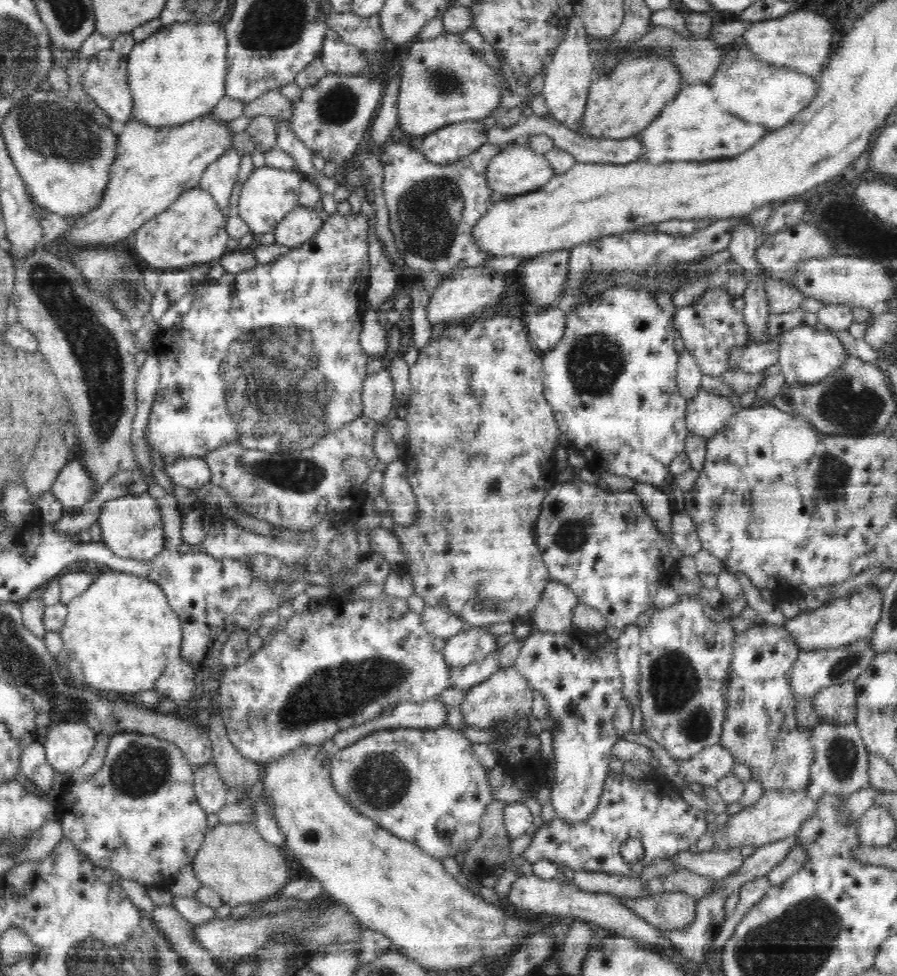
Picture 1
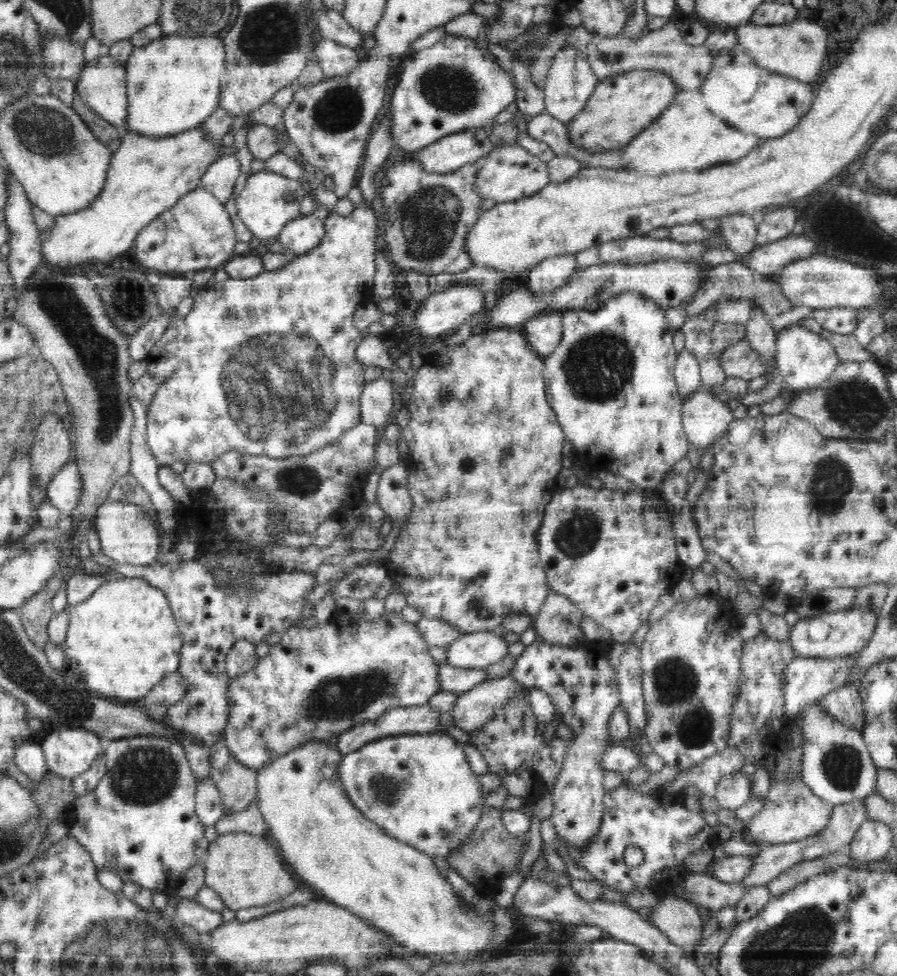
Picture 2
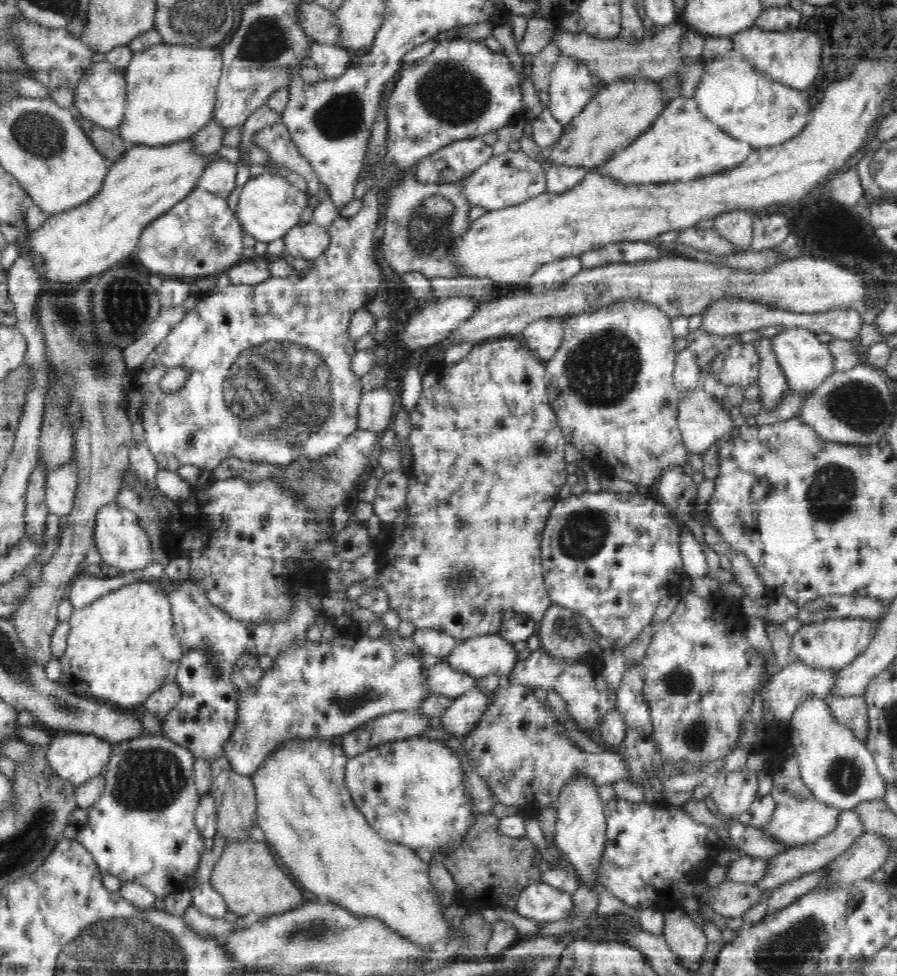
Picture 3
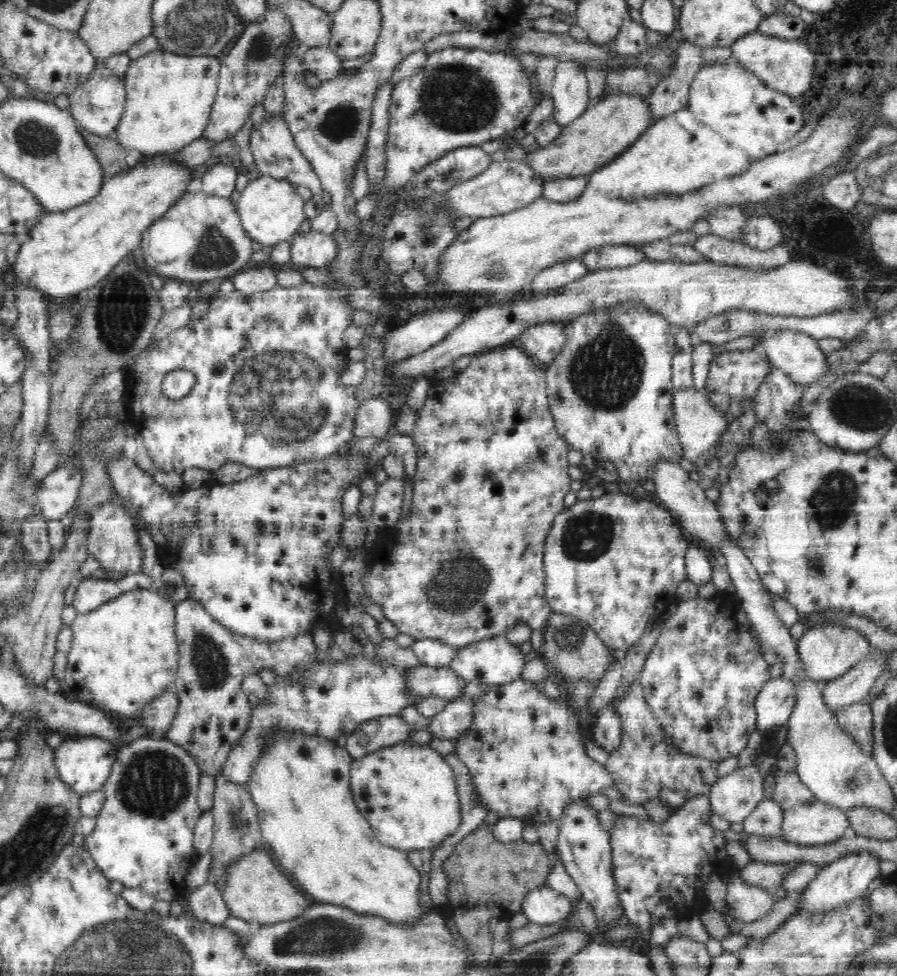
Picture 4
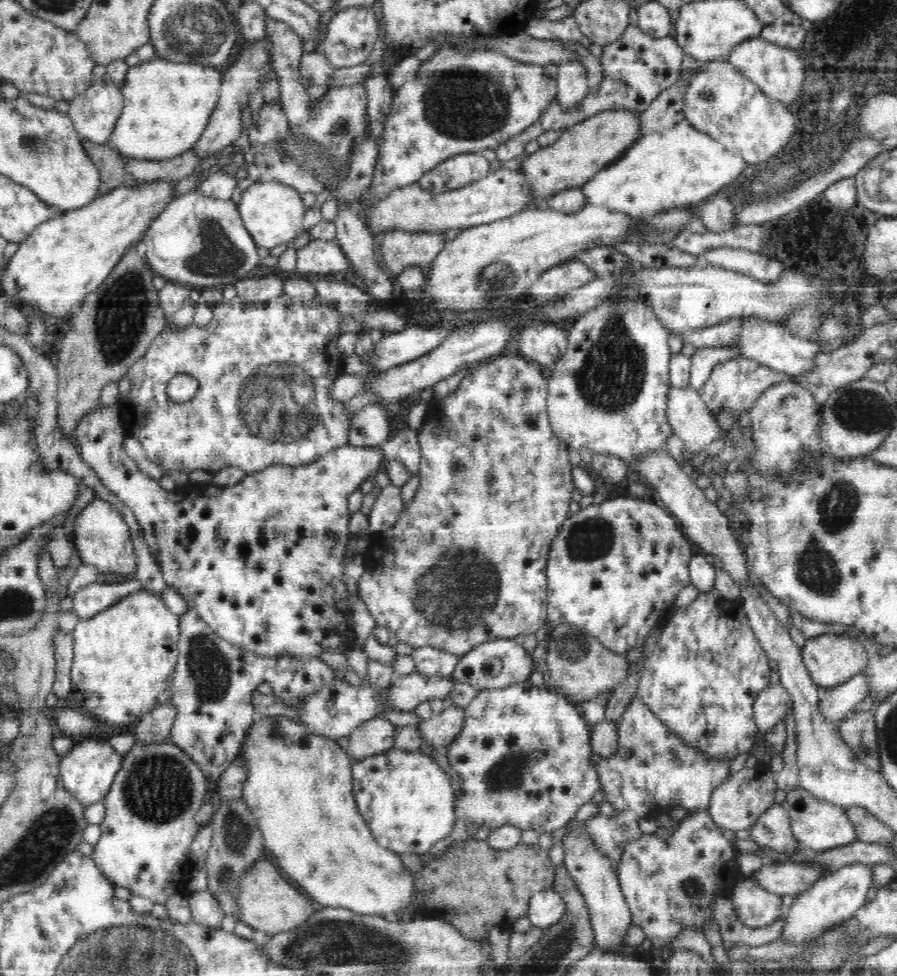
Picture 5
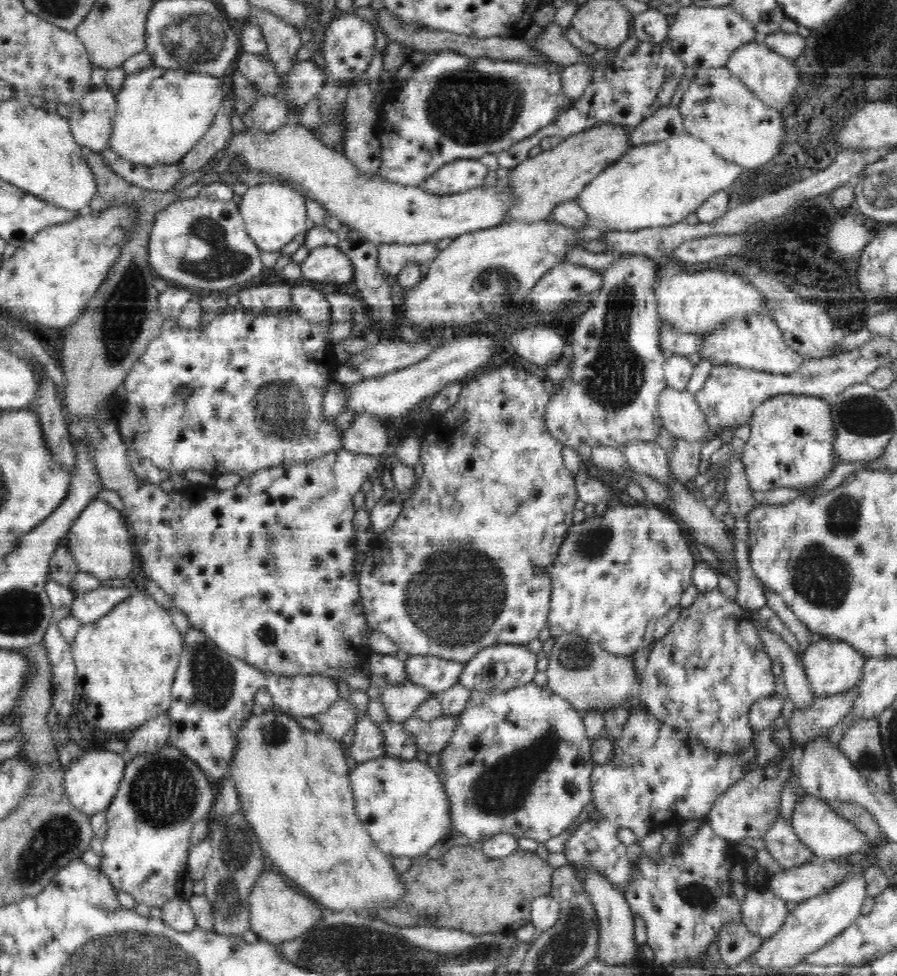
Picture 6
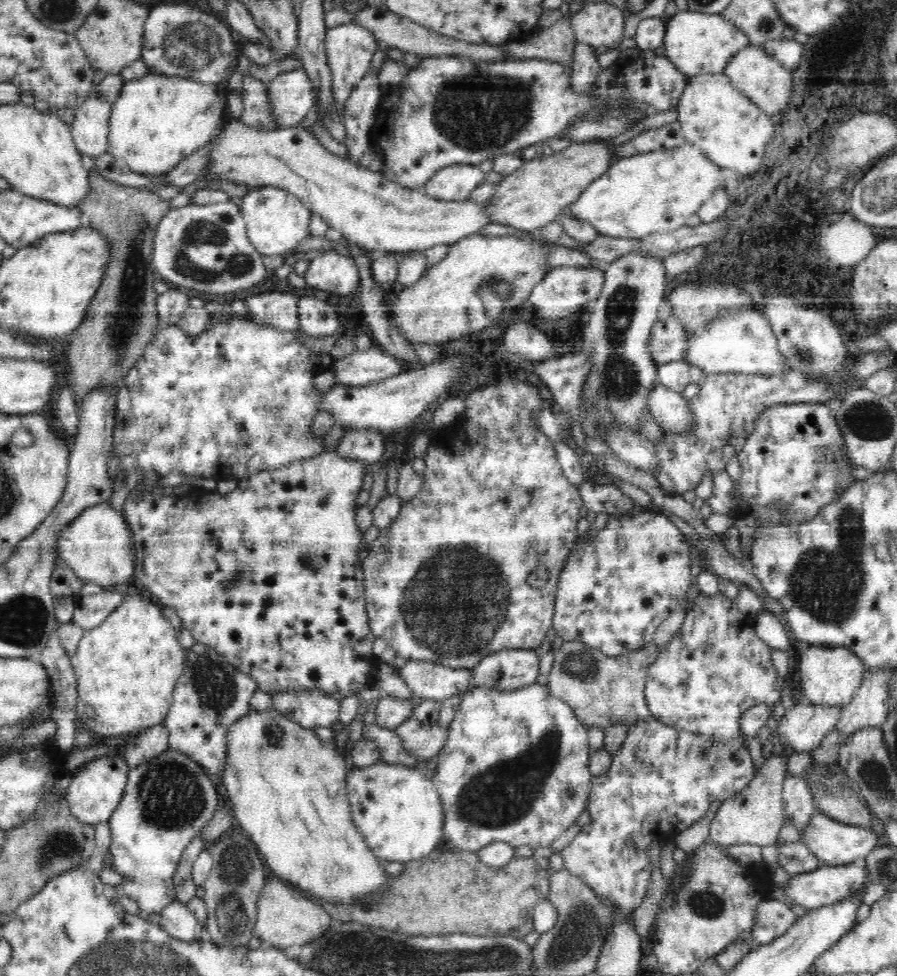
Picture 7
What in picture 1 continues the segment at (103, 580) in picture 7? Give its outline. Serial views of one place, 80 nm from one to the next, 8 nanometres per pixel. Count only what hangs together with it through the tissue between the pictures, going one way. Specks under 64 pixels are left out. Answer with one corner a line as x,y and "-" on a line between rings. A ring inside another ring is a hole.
148,493
126,495
107,500
101,508
99,519
101,540
110,547
118,557
151,561
165,548
166,537
162,522
162,513
156,499

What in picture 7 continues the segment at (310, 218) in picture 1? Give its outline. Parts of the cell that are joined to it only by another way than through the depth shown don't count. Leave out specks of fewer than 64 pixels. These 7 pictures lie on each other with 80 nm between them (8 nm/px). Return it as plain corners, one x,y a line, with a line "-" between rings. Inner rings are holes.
332,250
318,254
310,262
305,279
308,287
340,297
354,296
360,288
360,271
356,263

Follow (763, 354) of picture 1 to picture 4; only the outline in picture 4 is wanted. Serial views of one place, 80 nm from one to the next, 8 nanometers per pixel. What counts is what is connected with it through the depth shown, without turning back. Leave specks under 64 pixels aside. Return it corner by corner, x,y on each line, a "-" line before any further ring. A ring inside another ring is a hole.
758,349
720,353
712,359
704,391
726,394
736,403
754,398
770,363

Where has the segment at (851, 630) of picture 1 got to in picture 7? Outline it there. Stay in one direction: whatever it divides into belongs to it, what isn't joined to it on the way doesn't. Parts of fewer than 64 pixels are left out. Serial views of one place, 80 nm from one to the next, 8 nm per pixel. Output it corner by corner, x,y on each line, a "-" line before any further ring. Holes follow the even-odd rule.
814,647
795,658
806,702
812,705
846,706
863,681
864,663
854,651
844,647

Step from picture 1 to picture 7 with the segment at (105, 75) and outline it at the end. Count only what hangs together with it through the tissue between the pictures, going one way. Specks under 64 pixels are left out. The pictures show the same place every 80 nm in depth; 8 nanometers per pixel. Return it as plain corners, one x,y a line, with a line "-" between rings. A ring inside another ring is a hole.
92,95
74,110
71,135
81,155
95,157
107,151
112,105
104,97

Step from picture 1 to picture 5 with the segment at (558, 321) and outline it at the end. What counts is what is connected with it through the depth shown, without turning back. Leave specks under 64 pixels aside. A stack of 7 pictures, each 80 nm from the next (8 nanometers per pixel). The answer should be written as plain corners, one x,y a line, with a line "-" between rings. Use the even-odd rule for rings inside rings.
554,322
530,324
515,337
523,358
538,362
544,369
560,360
567,349
567,332

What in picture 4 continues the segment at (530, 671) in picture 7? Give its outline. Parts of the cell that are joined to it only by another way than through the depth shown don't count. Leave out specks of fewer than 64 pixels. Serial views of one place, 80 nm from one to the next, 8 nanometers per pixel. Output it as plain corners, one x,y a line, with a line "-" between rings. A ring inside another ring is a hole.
498,635
475,643
468,643
467,647
457,650
449,667
462,678
462,681
477,680
490,686
512,682
519,678
526,660
520,653
520,645
511,643
505,635

